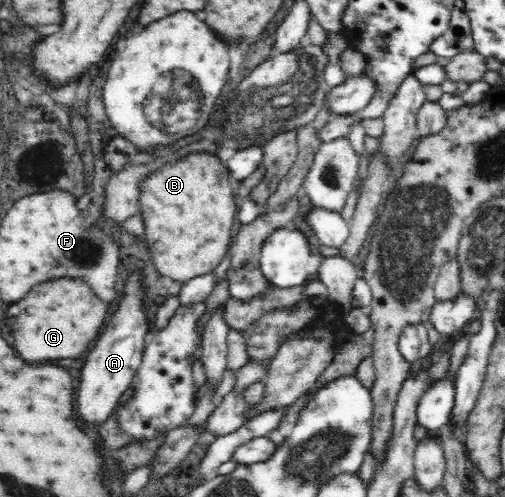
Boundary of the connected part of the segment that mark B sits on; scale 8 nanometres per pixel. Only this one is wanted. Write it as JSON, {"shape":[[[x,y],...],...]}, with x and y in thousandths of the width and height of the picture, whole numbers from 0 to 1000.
{"shape":[[[376,306],[337,330],[325,330],[309,340],[309,348],[289,356],[293,360],[275,364],[275,425],[285,449],[283,477],[291,479],[291,497],[301,505],[315,551],[358,571],[398,553],[420,551],[453,505],[463,431],[471,419],[451,362],[450,334],[430,314],[410,306]]]}

